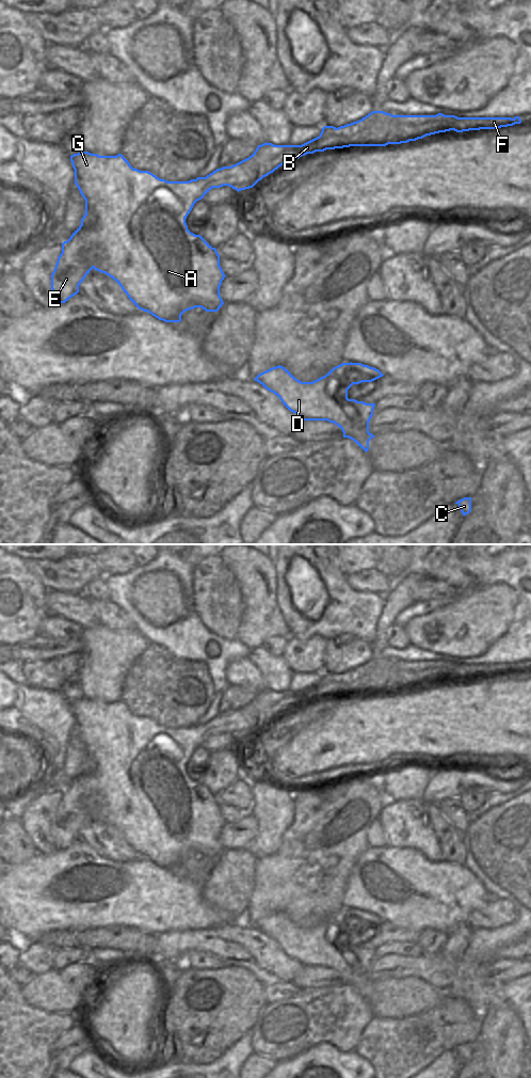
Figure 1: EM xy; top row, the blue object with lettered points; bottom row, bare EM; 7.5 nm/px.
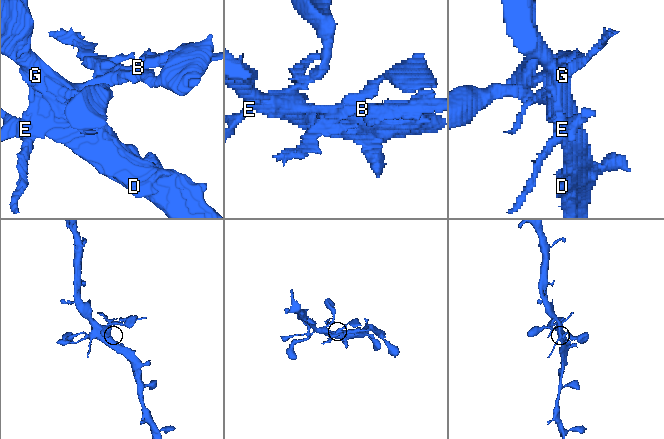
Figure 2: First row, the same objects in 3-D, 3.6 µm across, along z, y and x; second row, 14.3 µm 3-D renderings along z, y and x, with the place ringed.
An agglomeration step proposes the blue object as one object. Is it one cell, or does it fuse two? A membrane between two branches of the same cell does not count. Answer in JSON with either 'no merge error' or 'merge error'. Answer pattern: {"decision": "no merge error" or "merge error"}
{"decision": "merge error"}

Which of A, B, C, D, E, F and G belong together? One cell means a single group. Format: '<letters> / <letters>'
A C D E G / B F

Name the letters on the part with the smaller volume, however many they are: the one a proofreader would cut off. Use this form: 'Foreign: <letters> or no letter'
Foreign: B, F

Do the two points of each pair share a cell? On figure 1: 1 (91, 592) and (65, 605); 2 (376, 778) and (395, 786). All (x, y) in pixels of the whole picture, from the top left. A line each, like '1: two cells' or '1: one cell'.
1: two cells
2: two cells

